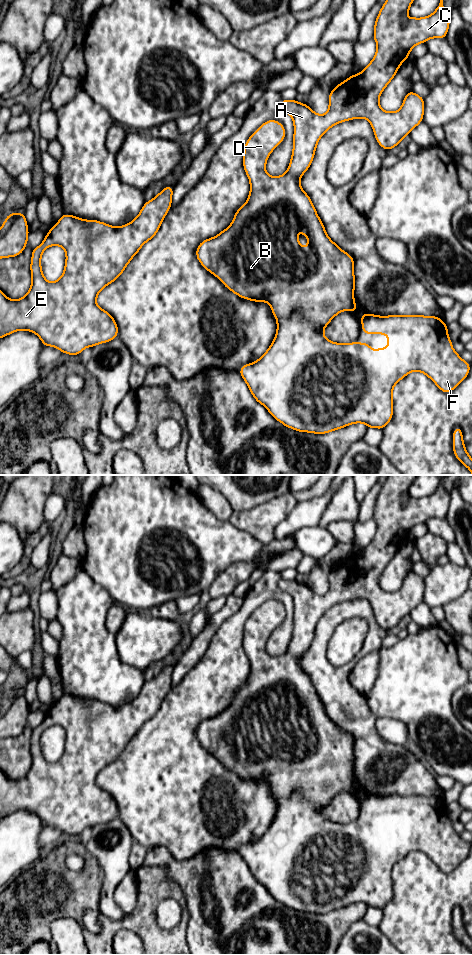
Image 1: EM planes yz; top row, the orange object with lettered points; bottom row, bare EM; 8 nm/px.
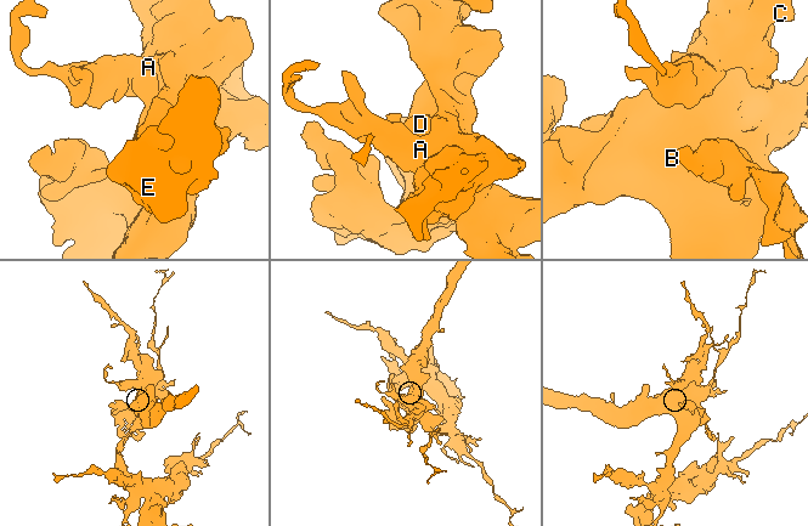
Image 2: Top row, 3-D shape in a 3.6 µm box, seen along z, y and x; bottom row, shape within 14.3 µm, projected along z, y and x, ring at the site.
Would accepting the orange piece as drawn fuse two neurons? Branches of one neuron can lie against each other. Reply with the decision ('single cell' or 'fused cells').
single cell

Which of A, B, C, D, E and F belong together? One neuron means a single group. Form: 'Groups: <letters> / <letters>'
Groups: A B C D E F

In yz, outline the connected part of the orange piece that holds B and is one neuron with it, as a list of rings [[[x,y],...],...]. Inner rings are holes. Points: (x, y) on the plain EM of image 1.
[[[417,475],[388,476],[375,501],[373,518],[377,523],[377,531],[373,540],[362,553],[351,555],[330,571],[329,589],[324,595],[316,594],[307,584],[281,579],[280,588],[288,593],[294,602],[293,631],[287,652],[279,657],[272,657],[265,651],[270,633],[285,618],[285,607],[271,599],[263,603],[244,626],[243,647],[250,660],[250,674],[246,683],[237,690],[228,708],[217,716],[204,720],[196,729],[196,737],[201,745],[215,755],[227,769],[241,778],[270,784],[272,794],[277,800],[274,820],[261,838],[252,844],[243,845],[239,853],[256,881],[265,886],[272,897],[284,906],[298,912],[326,914],[353,903],[365,903],[367,908],[383,910],[393,895],[393,868],[407,854],[413,851],[422,852],[441,871],[451,873],[470,851],[471,844],[462,840],[454,831],[452,821],[448,817],[447,805],[436,796],[377,796],[361,793],[362,813],[387,814],[387,831],[383,826],[374,831],[368,823],[341,824],[325,818],[323,809],[338,793],[344,790],[358,791],[354,782],[354,738],[328,717],[309,675],[300,666],[300,658],[314,639],[319,619],[334,605],[356,598],[366,598],[373,608],[378,624],[389,632],[423,601],[424,577],[418,576],[412,570],[407,572],[401,588],[396,592],[384,591],[379,586],[379,577],[415,525],[425,523],[429,518],[446,518],[450,496],[443,486],[446,475],[438,476],[439,486],[433,494],[423,498],[412,498],[409,495],[410,485]],[[278,687],[289,687],[292,696],[290,697],[285,689],[278,692]],[[297,711],[303,712],[308,718],[308,727],[305,730],[297,719]]]

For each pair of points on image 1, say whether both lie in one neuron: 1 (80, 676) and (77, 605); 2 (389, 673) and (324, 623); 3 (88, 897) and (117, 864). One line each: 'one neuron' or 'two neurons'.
1: one neuron
2: two neurons
3: two neurons

